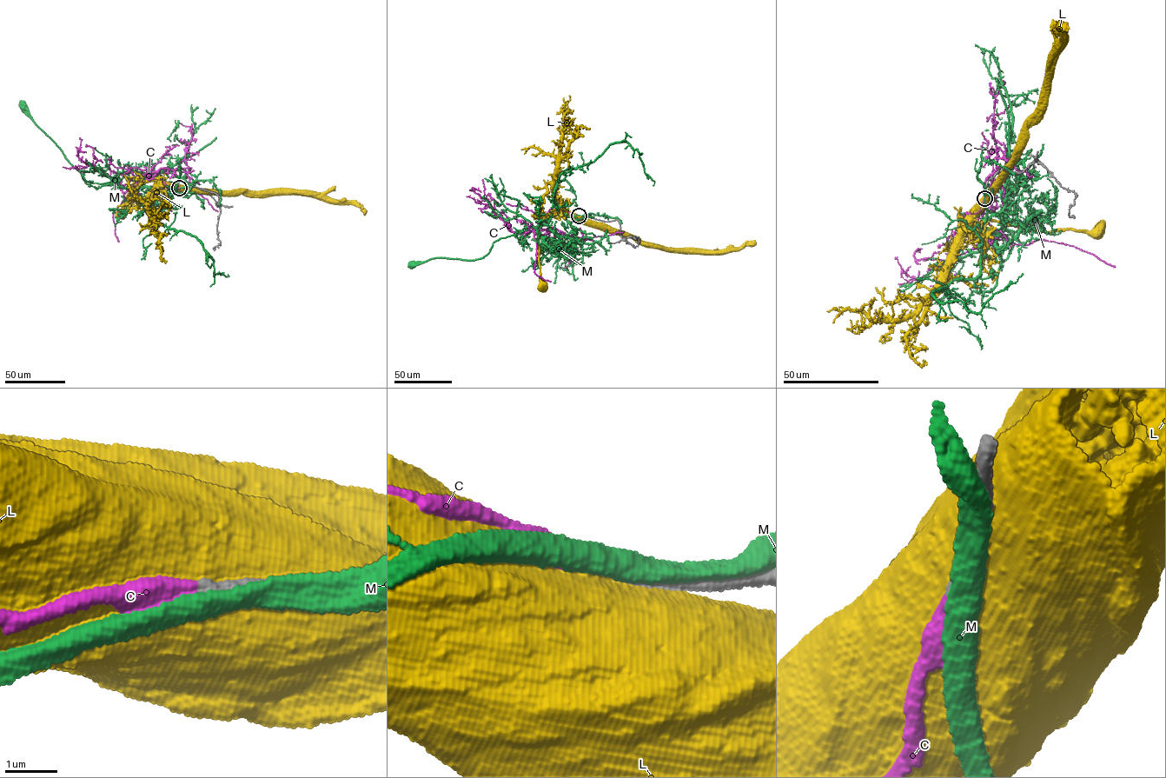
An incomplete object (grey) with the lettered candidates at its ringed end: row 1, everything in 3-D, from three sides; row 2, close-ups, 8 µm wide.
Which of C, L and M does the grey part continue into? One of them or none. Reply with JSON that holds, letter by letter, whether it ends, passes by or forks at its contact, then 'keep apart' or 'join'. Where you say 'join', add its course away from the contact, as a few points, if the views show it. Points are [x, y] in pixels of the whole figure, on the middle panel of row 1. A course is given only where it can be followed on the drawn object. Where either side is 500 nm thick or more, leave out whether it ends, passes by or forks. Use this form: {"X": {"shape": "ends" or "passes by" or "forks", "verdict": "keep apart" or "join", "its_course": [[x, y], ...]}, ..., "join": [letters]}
{"C": {"shape": "ends", "verdict": "join", "its_course": [[579, 216], [562, 209], [552, 209], [547, 213], [546, 223], [520, 233], [513, 232], [486, 200], [469, 190]]}, "L": {"verdict": "keep apart"}, "M": {"shape": "passes by", "verdict": "keep apart"}, "join": ["C"]}

